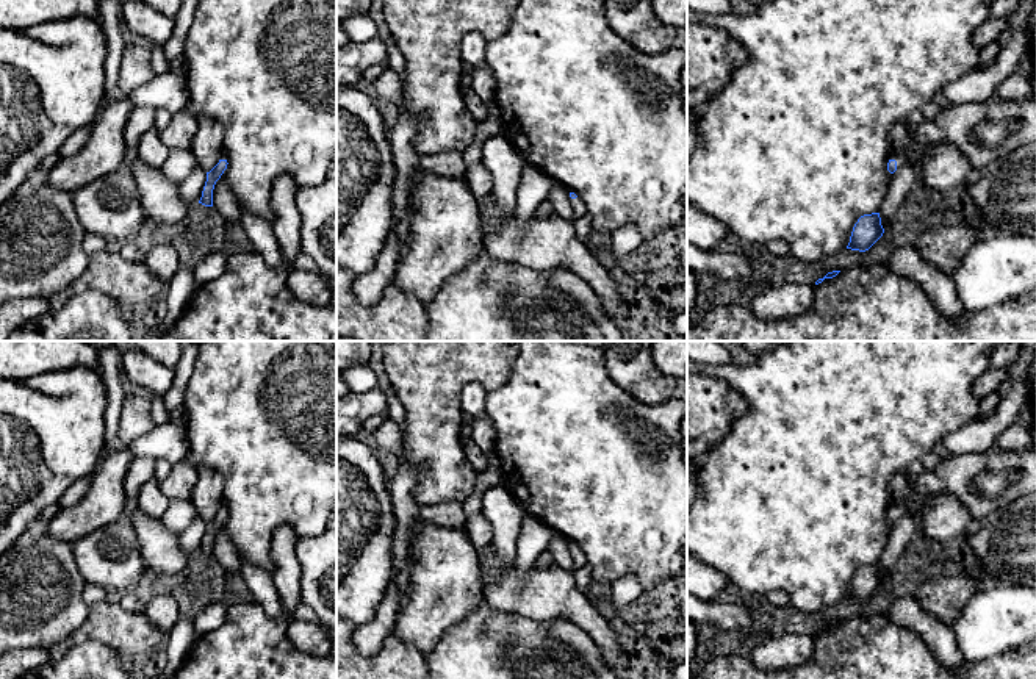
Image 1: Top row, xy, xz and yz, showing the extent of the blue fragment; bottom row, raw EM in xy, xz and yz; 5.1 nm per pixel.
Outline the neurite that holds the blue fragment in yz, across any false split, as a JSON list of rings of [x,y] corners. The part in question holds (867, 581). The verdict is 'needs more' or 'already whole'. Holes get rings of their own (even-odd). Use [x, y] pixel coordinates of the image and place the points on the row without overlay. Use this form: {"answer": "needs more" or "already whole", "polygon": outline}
{"answer": "already whole", "polygon": [[[880,563],[864,565],[854,574],[847,599],[865,602],[883,587],[883,584],[884,579]]]}

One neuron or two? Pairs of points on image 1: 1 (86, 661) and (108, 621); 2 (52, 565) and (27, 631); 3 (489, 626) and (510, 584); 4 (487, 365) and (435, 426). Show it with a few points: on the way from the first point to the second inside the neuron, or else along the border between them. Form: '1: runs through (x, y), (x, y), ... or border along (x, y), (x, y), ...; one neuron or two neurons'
1: border along (119, 654), (100, 642), (83, 642), (63, 656); two neurons
2: runs through (36, 581), (35, 592), (27, 601), (27, 615); one neuron
3: border along (484, 596), (493, 607), (510, 612); two neurons
4: runs through (468, 366), (435, 399), (435, 407); one neuron

